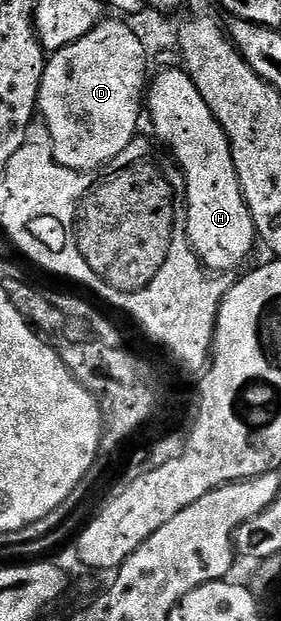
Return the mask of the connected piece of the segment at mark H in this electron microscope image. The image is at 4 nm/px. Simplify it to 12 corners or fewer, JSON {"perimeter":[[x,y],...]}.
{"perimeter":[[182,68],[145,110],[187,185],[187,235],[208,271],[257,246],[233,152]]}

